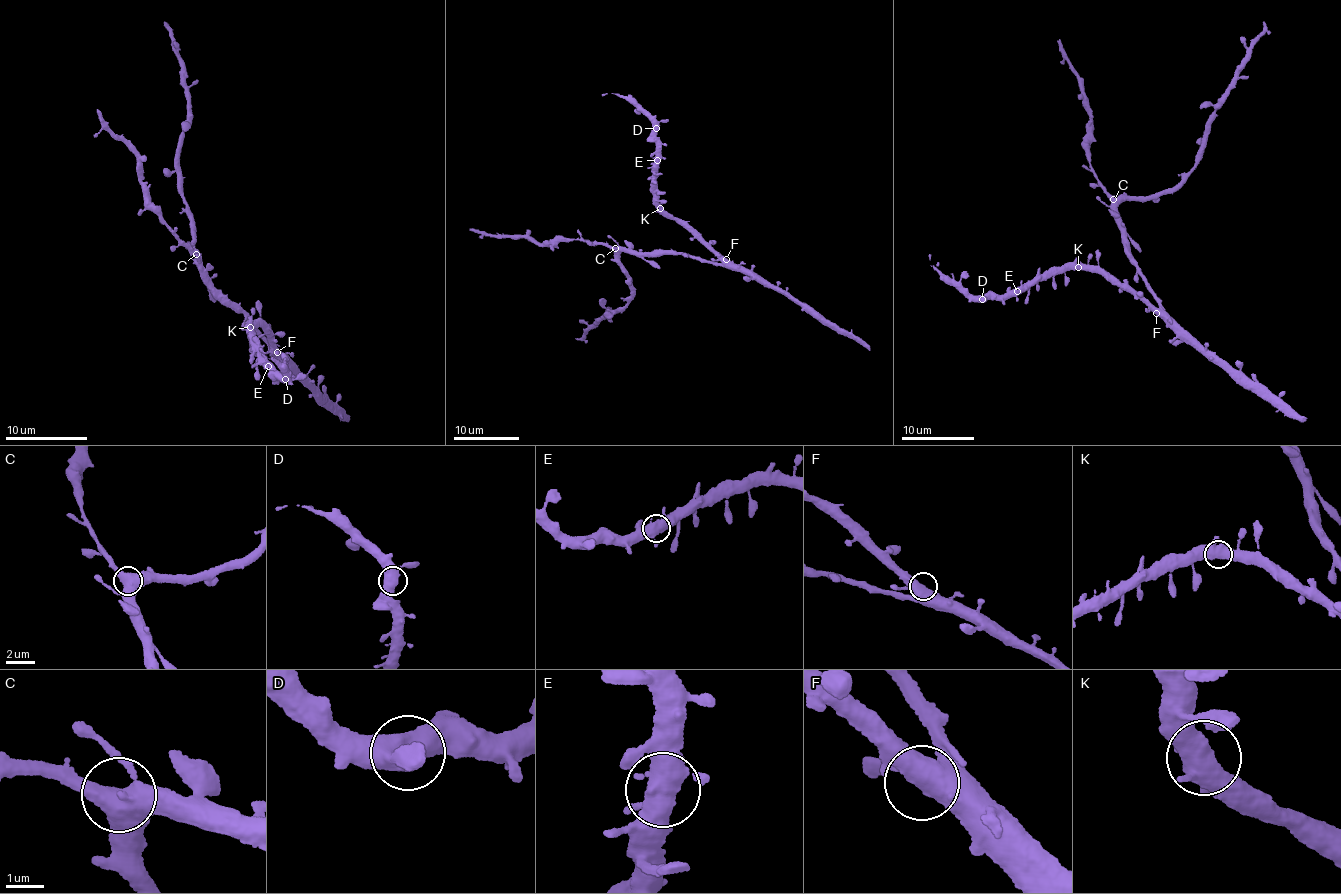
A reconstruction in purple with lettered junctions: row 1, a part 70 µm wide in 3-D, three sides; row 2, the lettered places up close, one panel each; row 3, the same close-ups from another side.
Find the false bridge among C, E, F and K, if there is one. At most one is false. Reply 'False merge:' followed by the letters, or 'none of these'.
False merge: none of these

